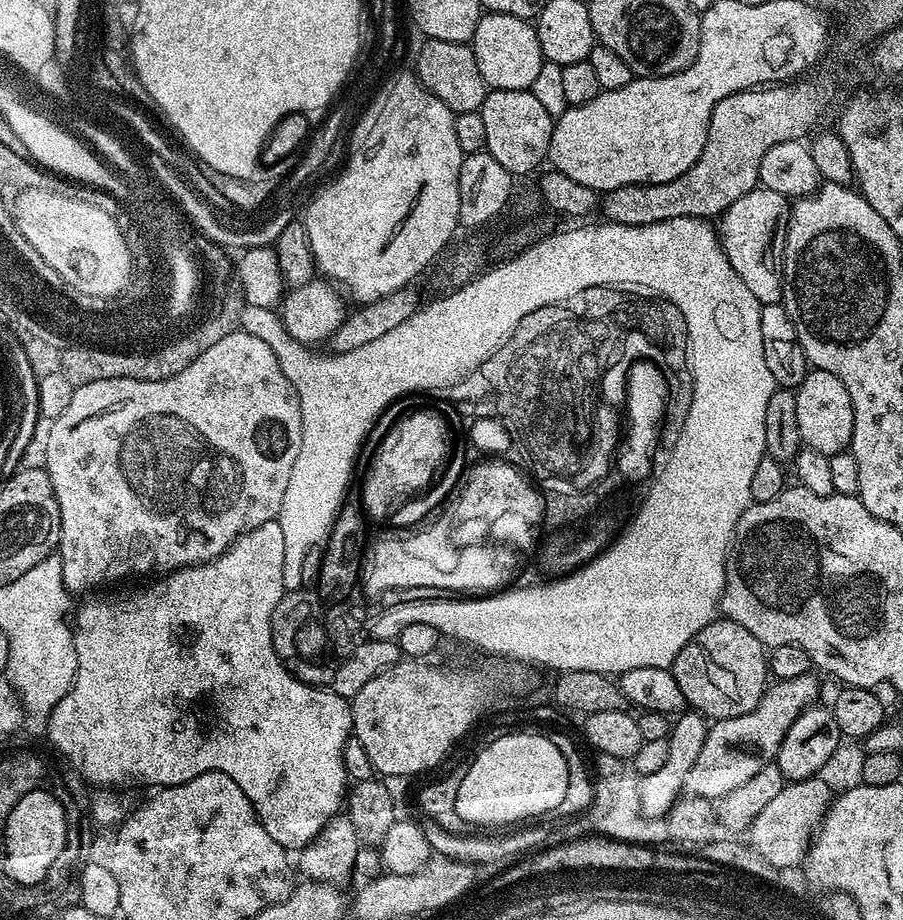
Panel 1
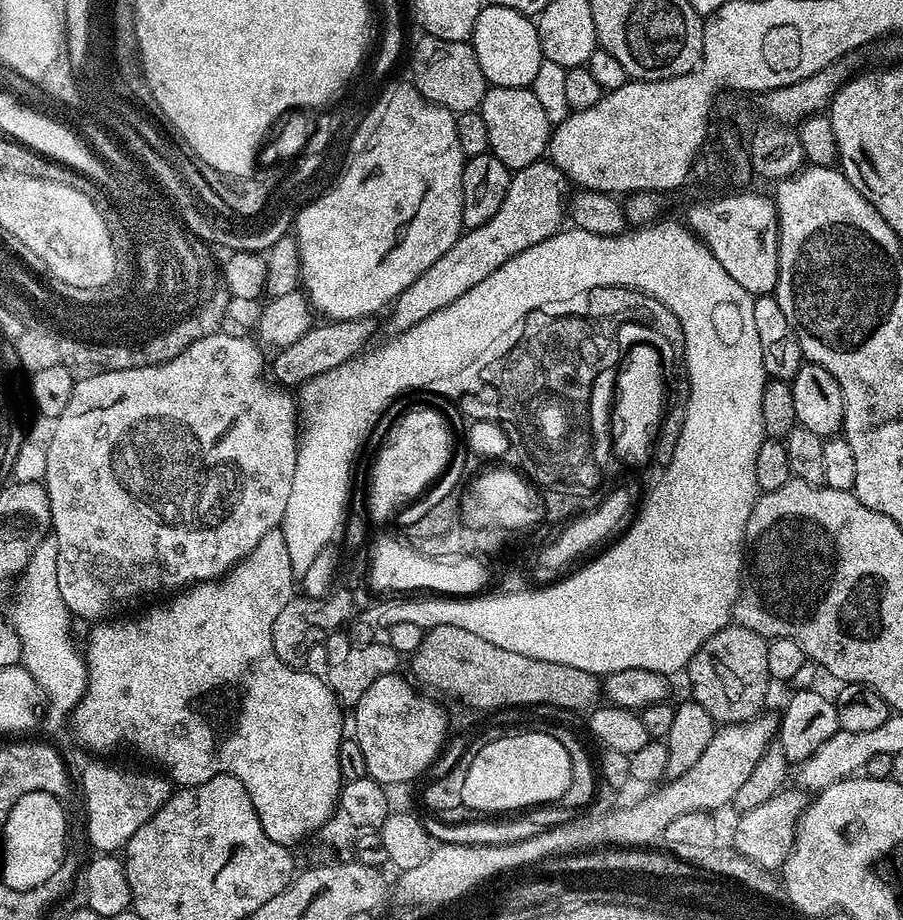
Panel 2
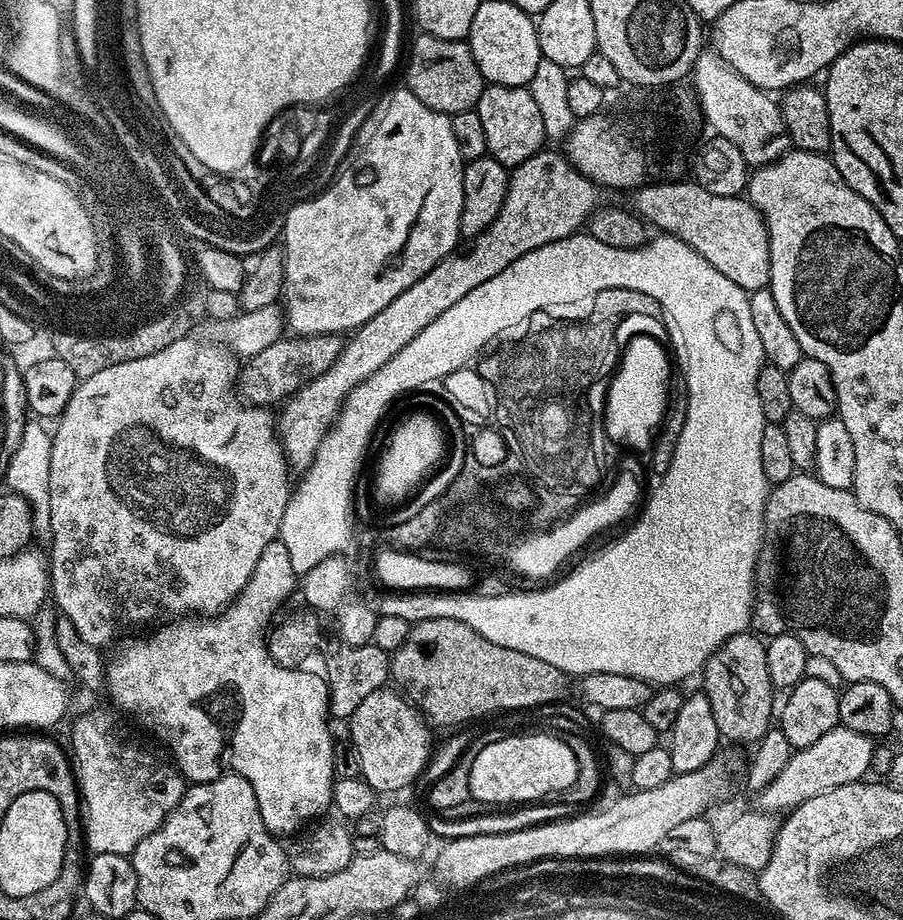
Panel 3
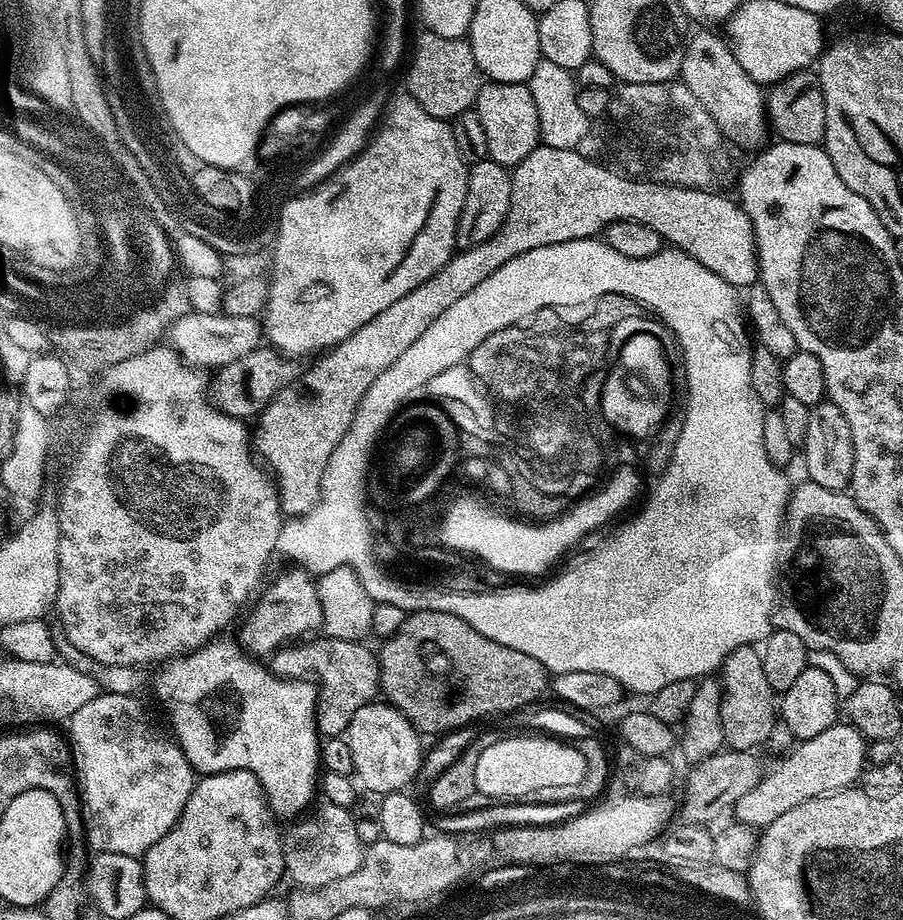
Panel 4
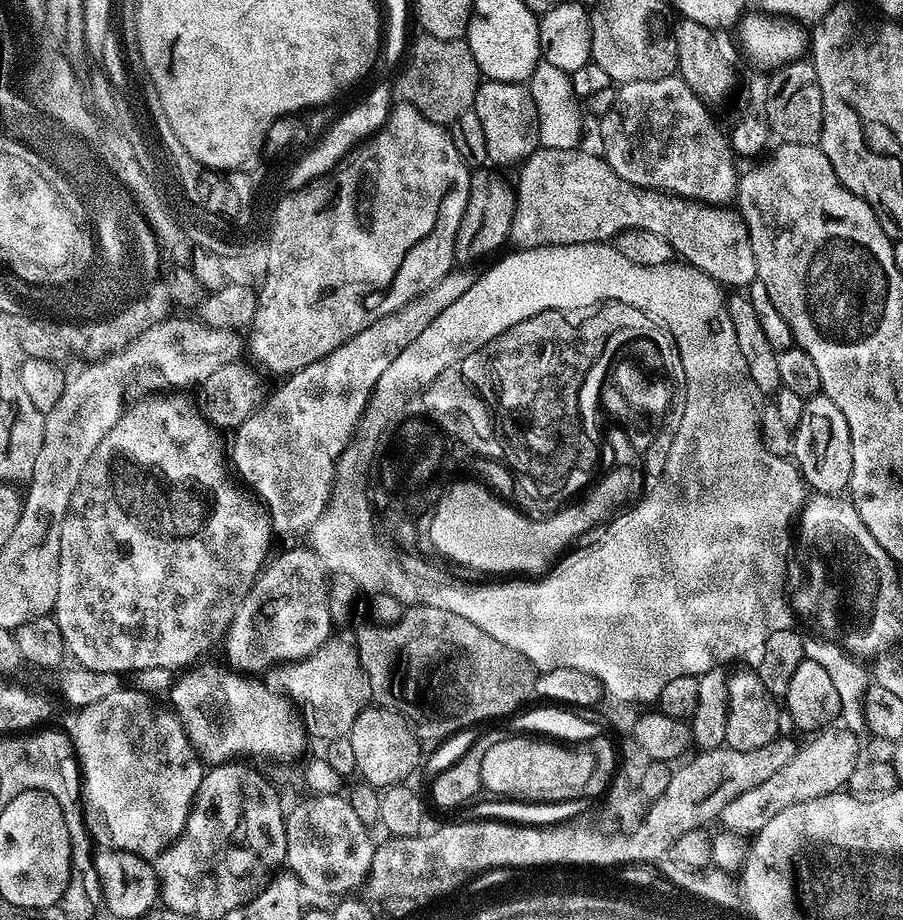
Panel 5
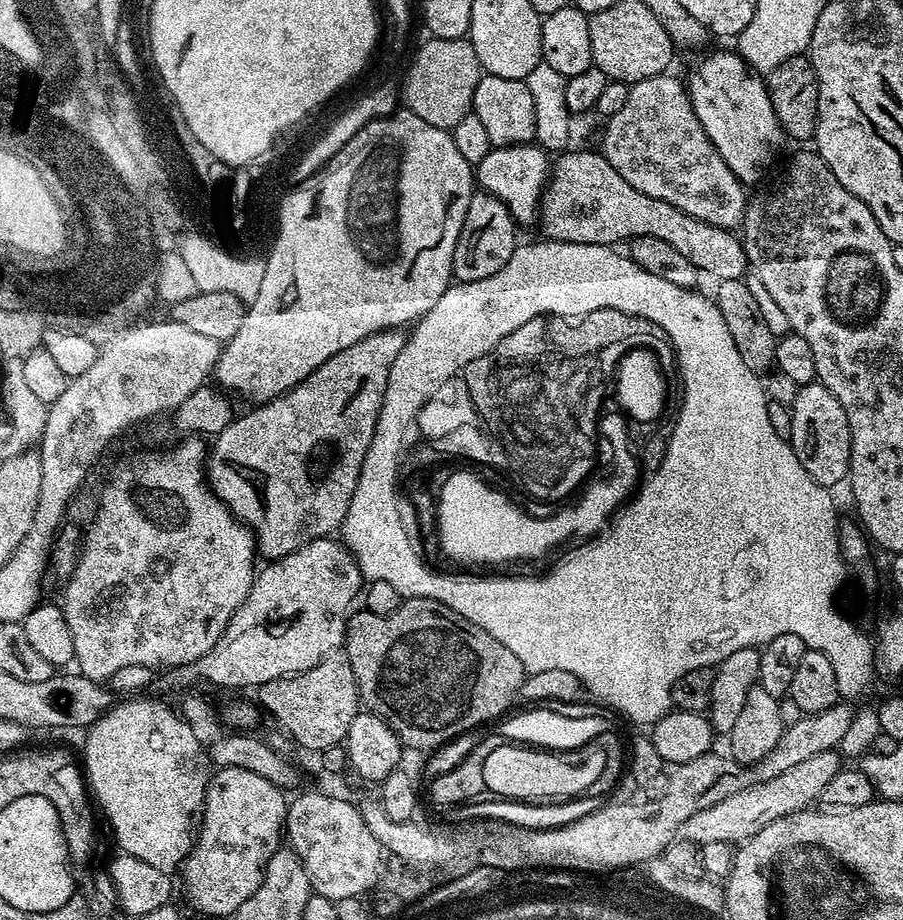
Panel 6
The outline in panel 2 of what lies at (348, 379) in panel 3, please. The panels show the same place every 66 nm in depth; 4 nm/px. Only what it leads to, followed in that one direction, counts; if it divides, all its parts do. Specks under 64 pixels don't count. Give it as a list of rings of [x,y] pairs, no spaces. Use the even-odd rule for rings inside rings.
[[[547,158],[515,169],[506,198],[502,198],[502,206],[498,206],[498,214],[494,214],[490,222],[482,222],[482,226],[467,229],[454,246],[450,246],[450,250],[446,250],[446,254],[426,270],[426,274],[419,276],[409,288],[402,290],[399,298],[392,301],[387,313],[391,331],[404,332],[422,322],[422,318],[430,318],[434,310],[442,310],[442,306],[450,306],[450,302],[462,298],[466,290],[490,278],[498,266],[510,262],[510,258],[522,254],[522,250],[530,250],[530,246],[538,246],[538,242],[561,231],[563,220],[566,220],[566,201],[570,196],[568,188],[570,184],[564,173]]]

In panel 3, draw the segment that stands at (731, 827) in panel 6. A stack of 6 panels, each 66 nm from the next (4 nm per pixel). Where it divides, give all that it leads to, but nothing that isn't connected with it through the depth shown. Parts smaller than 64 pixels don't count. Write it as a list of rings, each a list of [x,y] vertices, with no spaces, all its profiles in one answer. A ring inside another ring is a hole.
[[[838,726],[822,734],[822,738],[814,742],[814,746],[795,749],[790,762],[786,762],[786,767],[779,772],[778,778],[774,778],[770,786],[758,793],[759,811],[776,814],[779,813],[779,808],[791,810],[818,794],[826,794],[838,786],[863,781],[870,772],[873,747],[873,737],[858,734],[858,730]]]

